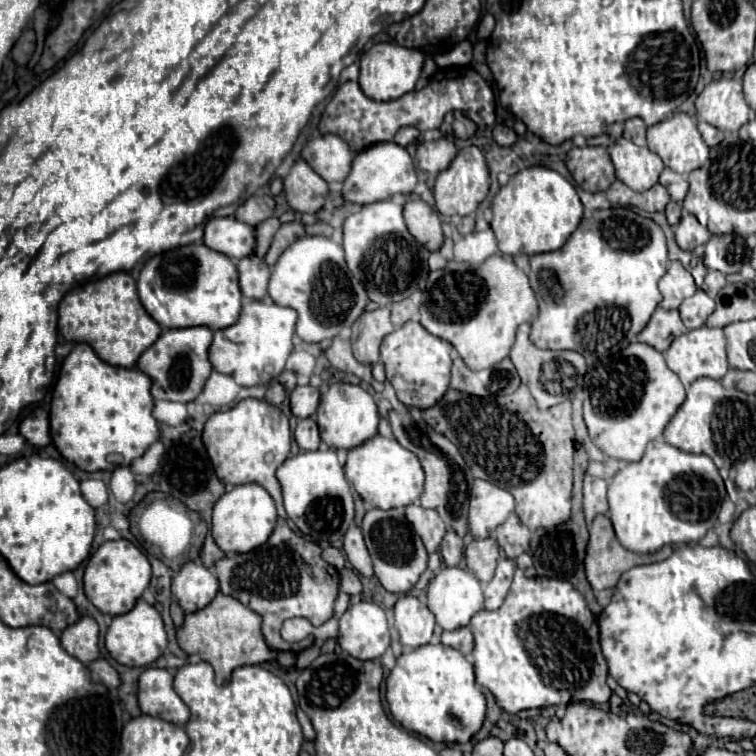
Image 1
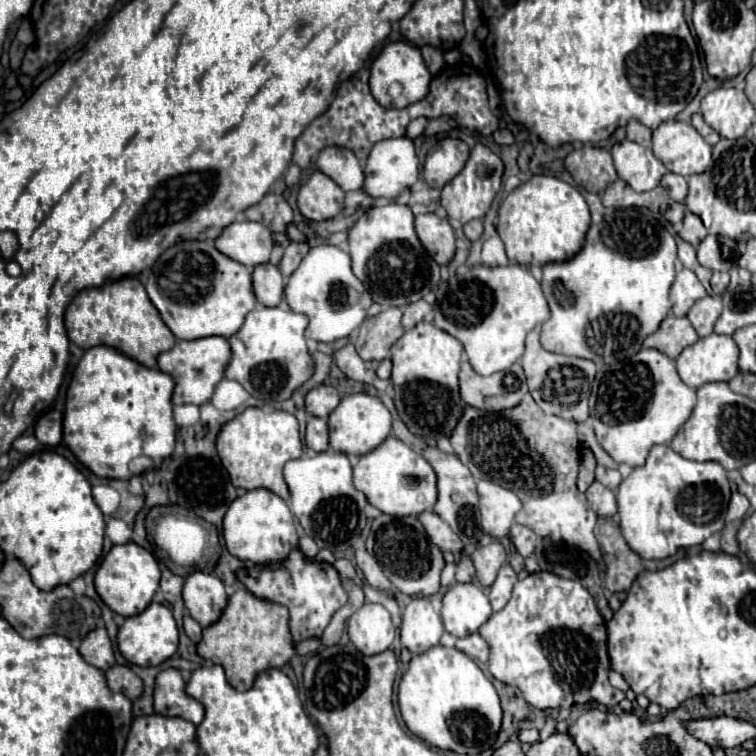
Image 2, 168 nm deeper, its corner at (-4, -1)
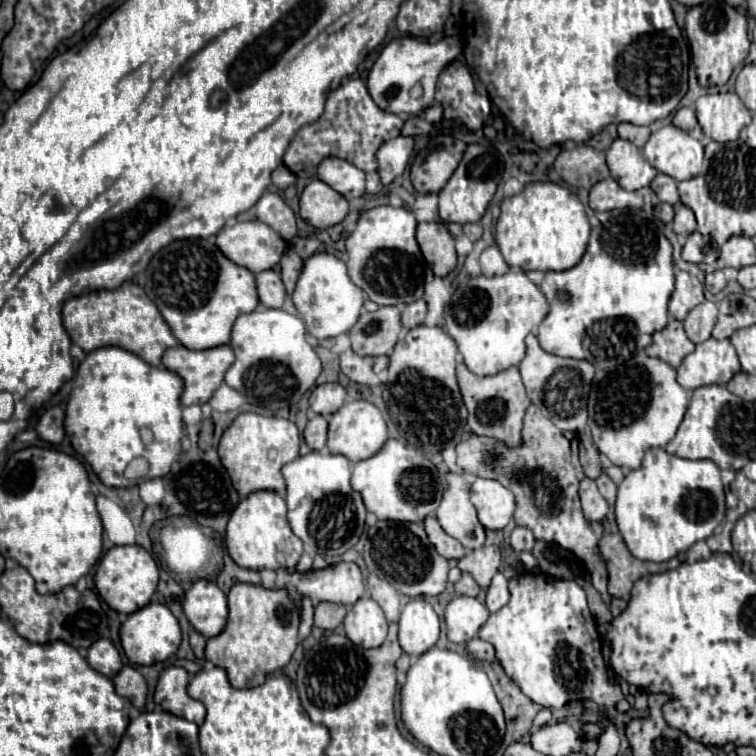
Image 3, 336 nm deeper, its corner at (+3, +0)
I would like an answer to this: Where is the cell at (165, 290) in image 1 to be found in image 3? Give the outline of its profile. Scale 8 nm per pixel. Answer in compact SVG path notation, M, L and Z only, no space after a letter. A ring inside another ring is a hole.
M214 236L198 240L176 240L162 248L146 268L144 290L164 316L178 342L192 350L226 344L238 314L252 312L258 306L254 274L244 266L228 260L218 250Z

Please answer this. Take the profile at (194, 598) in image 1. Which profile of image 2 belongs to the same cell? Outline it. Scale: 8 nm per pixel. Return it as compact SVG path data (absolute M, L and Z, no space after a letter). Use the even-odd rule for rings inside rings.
M195 571L185 581L183 601L189 615L205 629L213 625L227 607L225 585L215 575Z

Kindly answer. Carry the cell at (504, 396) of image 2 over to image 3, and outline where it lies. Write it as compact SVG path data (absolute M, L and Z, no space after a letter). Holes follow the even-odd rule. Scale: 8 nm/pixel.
M460 362L456 366L456 374L458 374L462 400L468 408L468 428L476 434L496 436L496 438L504 440L508 446L518 446L520 430L522 430L522 416L524 416L526 408L530 406L530 400L526 396L518 368L512 366L494 376L476 376Z

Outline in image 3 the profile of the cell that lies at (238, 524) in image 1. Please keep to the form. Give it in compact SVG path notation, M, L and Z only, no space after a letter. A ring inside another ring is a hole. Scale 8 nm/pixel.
M268 490L252 492L246 498L242 498L238 506L234 508L228 520L228 526L226 526L226 550L230 558L242 568L250 568L250 570L288 568L292 570L302 556L302 540L296 538L290 530L284 498Z

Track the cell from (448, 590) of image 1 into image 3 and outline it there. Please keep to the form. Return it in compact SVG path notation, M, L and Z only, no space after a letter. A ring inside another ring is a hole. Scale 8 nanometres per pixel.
M454 596L444 608L448 640L456 644L466 644L478 634L480 626L488 620L488 616L488 608L478 598Z

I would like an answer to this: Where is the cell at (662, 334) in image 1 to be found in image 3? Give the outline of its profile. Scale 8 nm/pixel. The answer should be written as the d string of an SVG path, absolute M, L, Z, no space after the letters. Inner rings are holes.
M670 320L662 330L652 334L652 344L646 348L648 356L662 358L670 366L680 366L682 358L694 350L694 342L686 338L680 320Z

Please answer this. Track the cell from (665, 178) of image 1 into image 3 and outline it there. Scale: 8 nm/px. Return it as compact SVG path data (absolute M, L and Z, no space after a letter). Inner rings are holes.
M656 174L656 178L652 180L650 188L658 194L658 198L662 202L668 202L668 204L676 204L680 200L678 196L678 190L676 190L676 180L672 176L666 176L666 174Z

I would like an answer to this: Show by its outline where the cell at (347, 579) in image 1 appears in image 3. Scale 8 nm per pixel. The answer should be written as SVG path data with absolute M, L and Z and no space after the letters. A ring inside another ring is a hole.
M322 602L314 608L314 626L322 630L334 630L338 624L342 624L348 608L344 604L330 604Z

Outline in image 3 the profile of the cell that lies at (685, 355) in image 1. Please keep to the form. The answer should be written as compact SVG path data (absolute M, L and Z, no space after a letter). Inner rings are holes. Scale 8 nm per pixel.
M708 338L690 352L678 372L678 384L686 390L694 390L706 384L726 384L740 370L736 350L730 340Z

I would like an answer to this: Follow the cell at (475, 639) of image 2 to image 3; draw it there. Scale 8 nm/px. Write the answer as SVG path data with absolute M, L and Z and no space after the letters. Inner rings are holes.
M472 638L466 644L466 650L476 658L476 660L486 660L486 662L494 662L494 646L490 642L484 642L480 638Z

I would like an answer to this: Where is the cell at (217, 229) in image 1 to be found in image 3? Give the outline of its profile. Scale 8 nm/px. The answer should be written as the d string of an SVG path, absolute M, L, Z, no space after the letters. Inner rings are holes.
M252 220L224 226L216 236L216 246L232 262L258 274L276 266L288 244L264 222Z

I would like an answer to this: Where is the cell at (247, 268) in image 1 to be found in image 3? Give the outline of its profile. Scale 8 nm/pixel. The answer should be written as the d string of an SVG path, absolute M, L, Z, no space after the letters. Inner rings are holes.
M264 270L256 274L256 288L258 288L258 298L264 308L280 308L286 296L284 284L280 280L280 274L274 270Z

